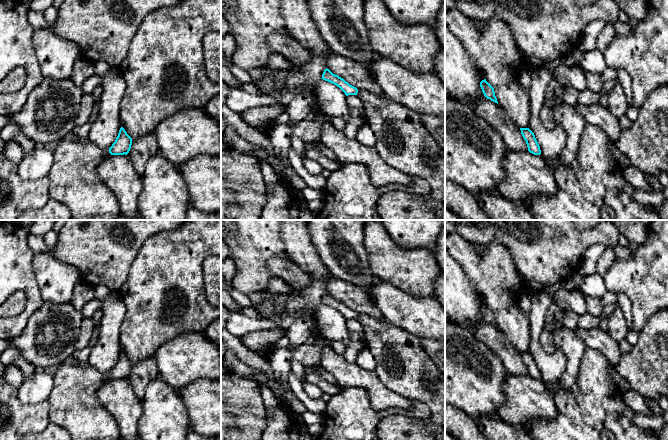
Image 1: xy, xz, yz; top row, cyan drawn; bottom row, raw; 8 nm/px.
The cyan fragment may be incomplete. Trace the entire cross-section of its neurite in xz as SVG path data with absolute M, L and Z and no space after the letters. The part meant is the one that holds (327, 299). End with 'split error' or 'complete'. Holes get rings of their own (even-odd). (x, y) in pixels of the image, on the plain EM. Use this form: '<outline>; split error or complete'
M325 293L322 302L325 305L333 307L337 311L339 311L346 320L348 319L357 319L358 313L348 306L346 306L343 302L339 301L338 299L333 298L329 293Z; complete

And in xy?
M123 351L120 352L118 360L109 372L111 379L127 379L131 373L132 362L127 358Z; complete

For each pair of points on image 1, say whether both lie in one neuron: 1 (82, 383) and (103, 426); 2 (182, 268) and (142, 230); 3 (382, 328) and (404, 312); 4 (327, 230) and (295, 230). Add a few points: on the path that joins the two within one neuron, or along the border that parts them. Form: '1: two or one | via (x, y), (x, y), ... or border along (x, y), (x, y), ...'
1: one | via (82, 394), (82, 405), (92, 415)
2: two | border along (171, 230), (151, 235), (144, 242), (136, 256)
3: two | border along (384, 319), (405, 329), (410, 334)
4: two | border along (308, 230), (310, 240), (317, 252)

